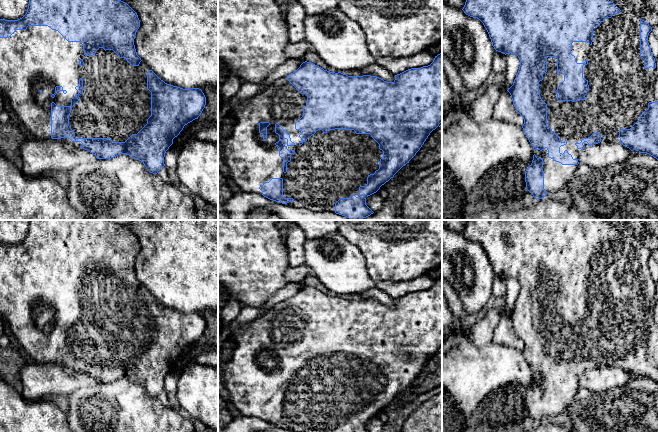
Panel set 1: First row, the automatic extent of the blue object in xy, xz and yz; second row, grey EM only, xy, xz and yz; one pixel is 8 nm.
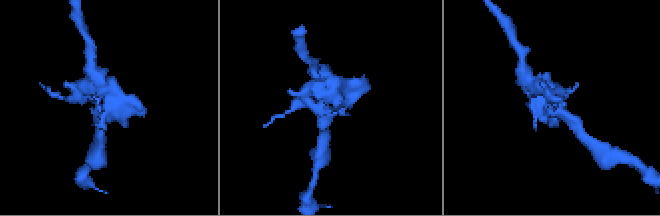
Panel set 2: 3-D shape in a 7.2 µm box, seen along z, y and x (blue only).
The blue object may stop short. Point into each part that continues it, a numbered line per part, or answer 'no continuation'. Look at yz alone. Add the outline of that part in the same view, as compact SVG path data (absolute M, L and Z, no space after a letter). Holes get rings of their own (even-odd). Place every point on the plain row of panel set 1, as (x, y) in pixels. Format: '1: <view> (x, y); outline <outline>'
1: yz (620, 313); outline M621 234L619 238L605 242L599 250L593 252L593 255L591 269L587 266L573 266L571 274L577 287L588 285L588 288L583 290L583 302L588 305L589 309L585 324L576 326L557 324L555 315L564 305L564 299L557 298L556 281L547 282L547 296L543 298L543 304L539 306L540 321L547 328L547 350L559 360L561 366L567 365L566 369L560 371L560 377L563 378L567 374L573 383L578 383L582 375L575 368L590 361L593 357L601 358L601 366L620 367L619 355L630 353L639 344L640 339L648 333L648 327L656 325L653 321L653 307L657 302L655 293L650 291L645 294L644 283L640 281L640 242Z

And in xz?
1: xz (328, 390); outline M287 300L277 303L273 308L252 322L227 324L230 335L233 335L235 346L229 361L223 362L219 374L222 384L228 391L232 403L244 416L262 419L259 413L265 406L272 402L283 403L283 421L293 422L293 426L286 429L307 432L335 432L335 427L340 422L349 422L352 418L359 420L359 411L367 408L367 401L379 393L379 385L383 382L383 375L370 358L356 358L354 354L335 353L324 357L316 355L314 359L303 366L299 359L300 354L295 353L295 347L303 340L303 332L307 329L307 319L301 318L288 304ZM269 346L267 351L267 363L259 357L259 347ZM278 347L290 359L294 370L287 369L287 363L283 364L288 374L294 374L291 385L287 387L287 396L283 396L283 383L279 380L279 371L275 369L279 365L279 359L275 357L275 348Z

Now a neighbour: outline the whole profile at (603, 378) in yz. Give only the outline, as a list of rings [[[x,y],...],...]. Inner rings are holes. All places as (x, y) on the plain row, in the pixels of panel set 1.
[[[600,366],[585,371],[578,381],[578,386],[592,393],[598,393],[612,388],[622,387],[630,380],[631,374],[620,367]]]

